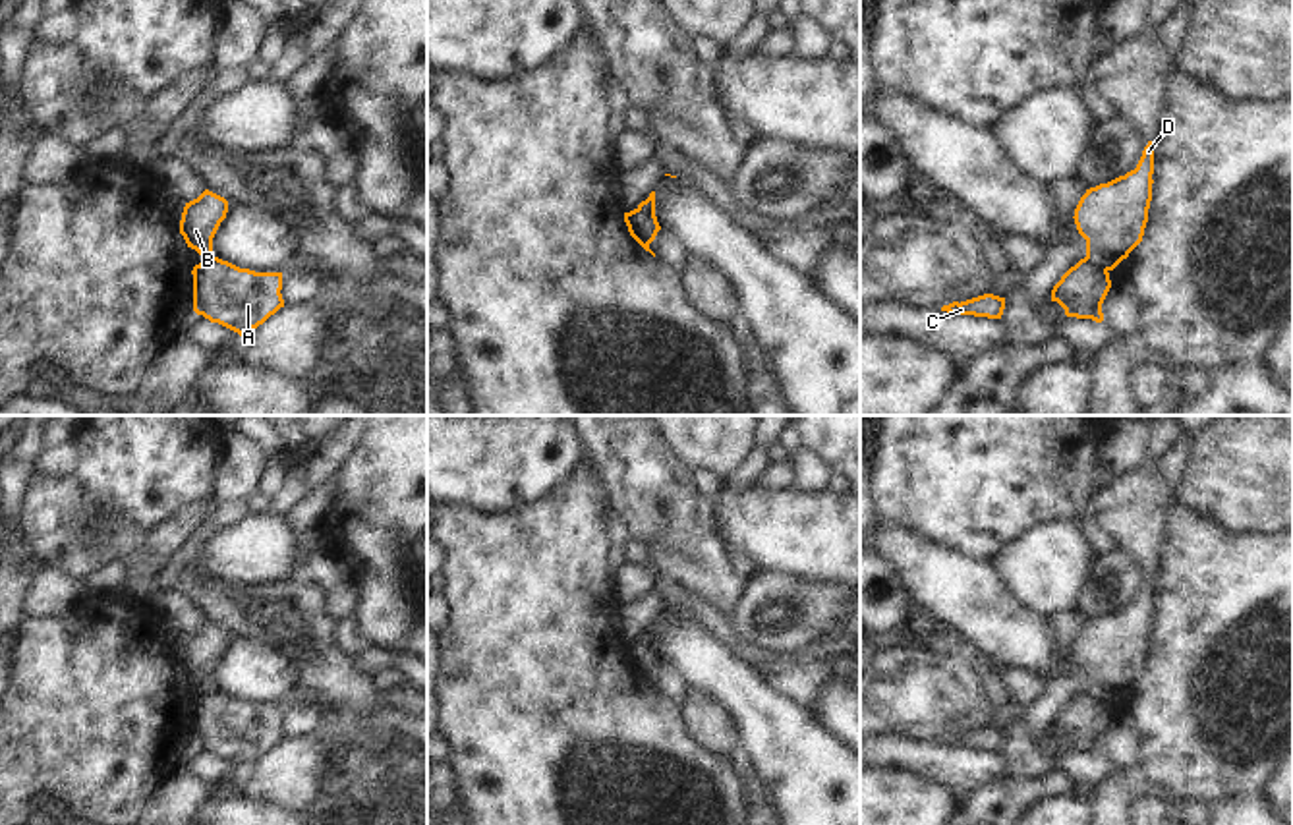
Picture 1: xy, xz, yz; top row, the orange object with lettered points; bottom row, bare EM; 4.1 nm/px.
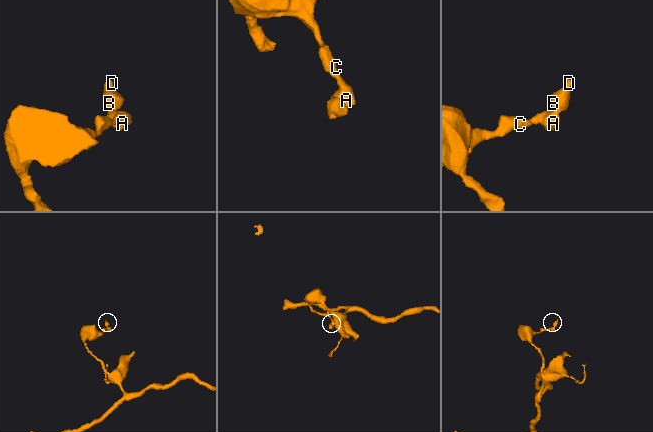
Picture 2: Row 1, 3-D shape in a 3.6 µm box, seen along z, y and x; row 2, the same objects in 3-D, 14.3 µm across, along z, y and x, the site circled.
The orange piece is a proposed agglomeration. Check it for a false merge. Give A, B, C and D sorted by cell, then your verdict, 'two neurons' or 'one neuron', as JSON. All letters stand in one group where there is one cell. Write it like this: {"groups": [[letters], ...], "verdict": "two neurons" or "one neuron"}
{"groups": [["A", "C"], ["B", "D"]], "verdict": "two neurons"}

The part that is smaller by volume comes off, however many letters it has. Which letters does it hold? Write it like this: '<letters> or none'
B, D

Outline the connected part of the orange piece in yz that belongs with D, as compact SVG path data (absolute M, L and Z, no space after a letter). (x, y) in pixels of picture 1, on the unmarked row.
M1154 574L1135 603L1086 622L1075 641L1075 657L1086 672L1086 692L1113 703L1142 674L1152 634Z

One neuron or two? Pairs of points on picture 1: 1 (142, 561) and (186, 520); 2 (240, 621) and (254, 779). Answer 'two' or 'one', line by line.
1: one
2: two

